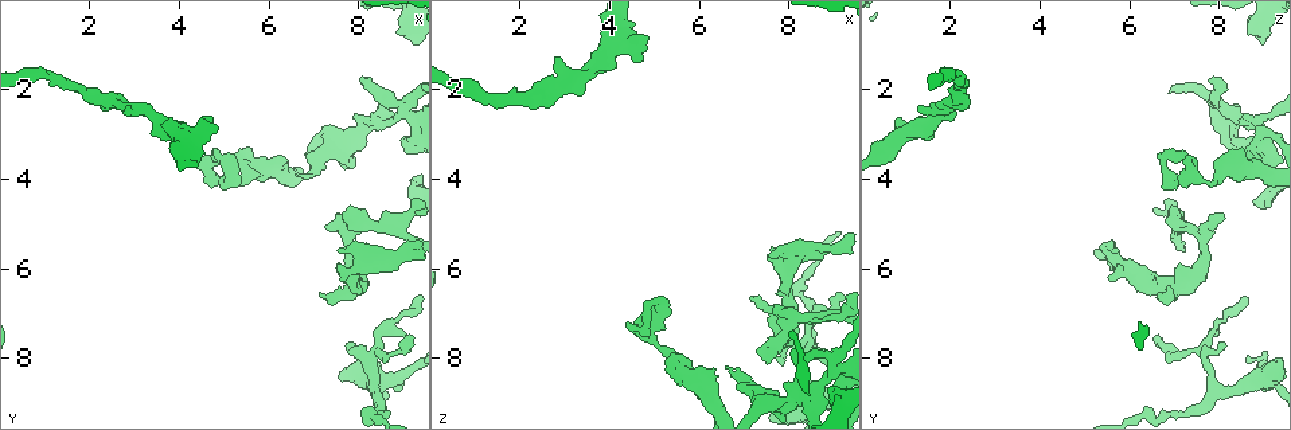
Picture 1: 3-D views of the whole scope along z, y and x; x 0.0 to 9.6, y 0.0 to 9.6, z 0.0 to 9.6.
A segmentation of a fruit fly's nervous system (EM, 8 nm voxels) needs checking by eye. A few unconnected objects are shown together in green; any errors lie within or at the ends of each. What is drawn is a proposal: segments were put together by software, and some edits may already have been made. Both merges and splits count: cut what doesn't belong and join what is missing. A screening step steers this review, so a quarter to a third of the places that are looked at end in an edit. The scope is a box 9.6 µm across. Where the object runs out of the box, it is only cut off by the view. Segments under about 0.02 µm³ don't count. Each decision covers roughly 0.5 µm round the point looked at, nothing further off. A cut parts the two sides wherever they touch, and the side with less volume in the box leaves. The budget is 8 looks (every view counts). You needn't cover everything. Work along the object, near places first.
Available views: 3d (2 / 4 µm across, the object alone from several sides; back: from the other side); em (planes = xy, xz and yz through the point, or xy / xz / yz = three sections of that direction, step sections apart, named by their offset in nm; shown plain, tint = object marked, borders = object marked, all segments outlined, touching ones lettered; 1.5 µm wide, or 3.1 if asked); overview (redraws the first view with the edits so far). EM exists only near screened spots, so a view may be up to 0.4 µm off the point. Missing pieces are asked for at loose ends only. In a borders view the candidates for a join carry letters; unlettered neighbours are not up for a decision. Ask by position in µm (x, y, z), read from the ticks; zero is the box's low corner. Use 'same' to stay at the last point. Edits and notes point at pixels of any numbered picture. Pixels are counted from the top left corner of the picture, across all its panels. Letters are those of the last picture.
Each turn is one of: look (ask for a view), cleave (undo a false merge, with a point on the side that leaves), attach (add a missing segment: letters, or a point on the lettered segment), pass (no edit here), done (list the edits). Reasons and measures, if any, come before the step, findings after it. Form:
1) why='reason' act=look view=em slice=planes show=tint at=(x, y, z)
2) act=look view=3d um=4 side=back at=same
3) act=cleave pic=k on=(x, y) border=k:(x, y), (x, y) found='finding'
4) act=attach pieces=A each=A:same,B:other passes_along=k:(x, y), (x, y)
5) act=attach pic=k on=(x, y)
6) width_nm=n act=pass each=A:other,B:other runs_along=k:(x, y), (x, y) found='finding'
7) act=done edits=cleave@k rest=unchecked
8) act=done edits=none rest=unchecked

why='branch stops here' act=look view=3d um=2 at=(4.75, 2.75, 1.35)

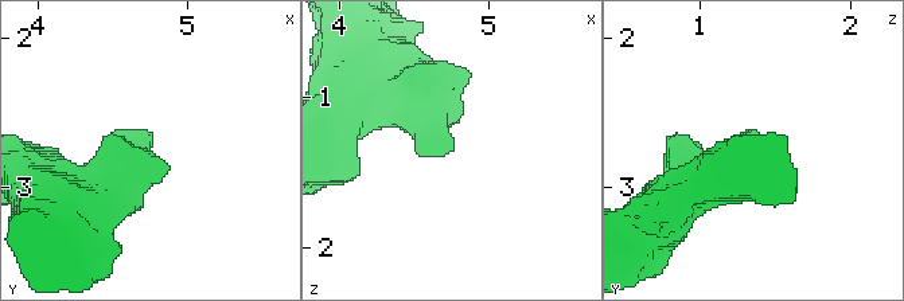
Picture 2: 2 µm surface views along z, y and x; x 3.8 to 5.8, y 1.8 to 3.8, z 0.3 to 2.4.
why='shape alone is not enough' act=look view=em slice=planes show=borders at=(4.78, 2.70, 1.32)

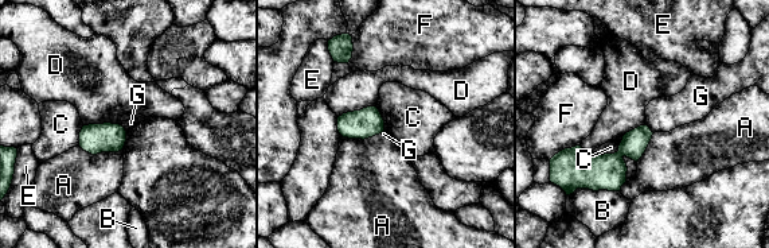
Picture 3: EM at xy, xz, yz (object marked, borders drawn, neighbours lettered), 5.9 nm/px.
act=pass each=A:other,B:other,C:other,D:other,E:other,F:other,G:other border=3:(623, 138), (613, 152), (589, 151) found='no lettered segment goes on from it'

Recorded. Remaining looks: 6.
act=look view=3d um=2 at=(9.05, 7.55, 6.50)

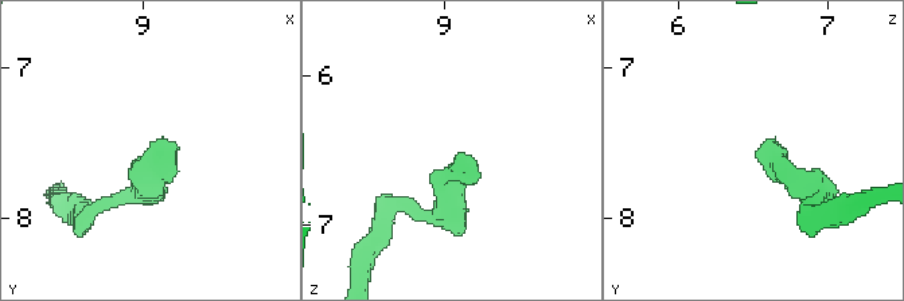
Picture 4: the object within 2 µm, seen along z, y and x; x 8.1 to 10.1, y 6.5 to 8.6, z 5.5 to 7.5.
why='shape alone is not enough' act=look view=em slice=xy step=8 show=tint at=(9.08, 7.54, 6.50)

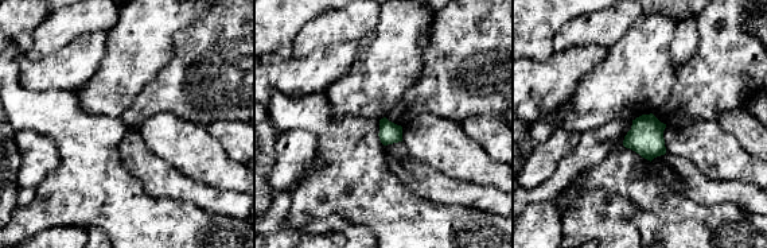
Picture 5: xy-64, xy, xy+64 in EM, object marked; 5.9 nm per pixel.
act=look view=em slice=planes show=borders at=same

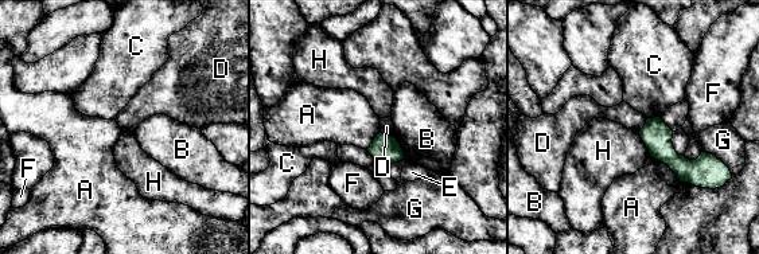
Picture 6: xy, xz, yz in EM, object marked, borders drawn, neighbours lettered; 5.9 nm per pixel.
longest_contact=A:240nm act=pass each=A:other,B:other,C:other,D:other,E:other,F:other,G:other,H:other border=6:(650, 155), (662, 161), (680, 180) found='no lettered segment goes on from it'

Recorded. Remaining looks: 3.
why='an open end' act=look view=3d um=4 at=(7.85, 7.75, 8.15)

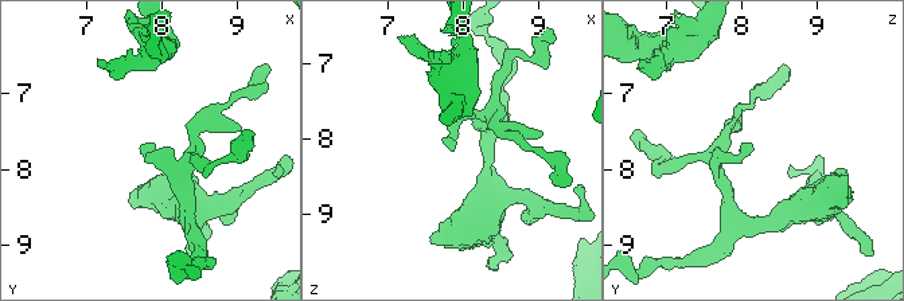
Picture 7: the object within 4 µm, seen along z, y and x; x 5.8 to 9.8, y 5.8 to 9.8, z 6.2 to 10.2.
act=look view=em slice=planes show=borders at=(7.90, 7.70, 8.15)

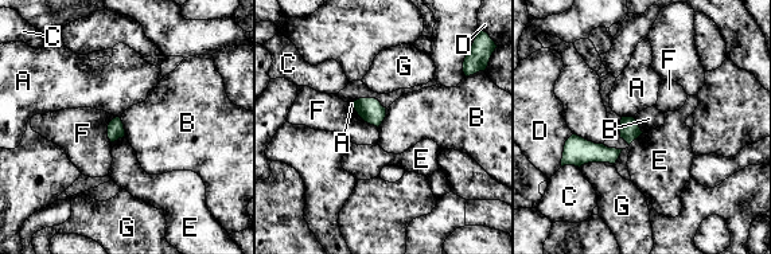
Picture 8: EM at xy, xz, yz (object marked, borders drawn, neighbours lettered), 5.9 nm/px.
longest_contact=D:220nm act=pass each=A:other,B:other,C:other,D:other,E:other,F:other,G:other border=8:(119, 117), (125, 136) found='no lettered segment goes on from it'

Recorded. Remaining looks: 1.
why='branch stops here' act=look view=em slice=planes show=borders at=(7.15, 6.60, 6.65)

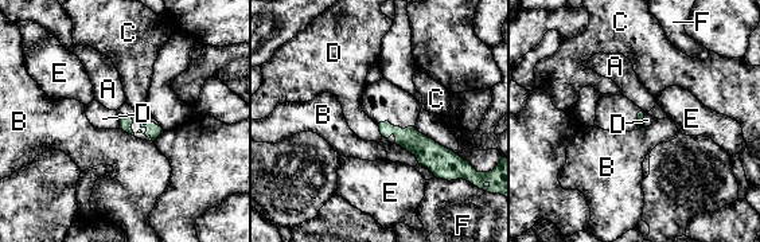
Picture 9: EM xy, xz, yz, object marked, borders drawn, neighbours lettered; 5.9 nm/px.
act=pass each=A:other,B:other,C:other,D:other,E:other,F:other runs_along=9:(382, 125), (410, 139), (448, 166) found='no lettered segment goes on from it'

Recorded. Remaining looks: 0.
act=done edits=none rest=unchecked

